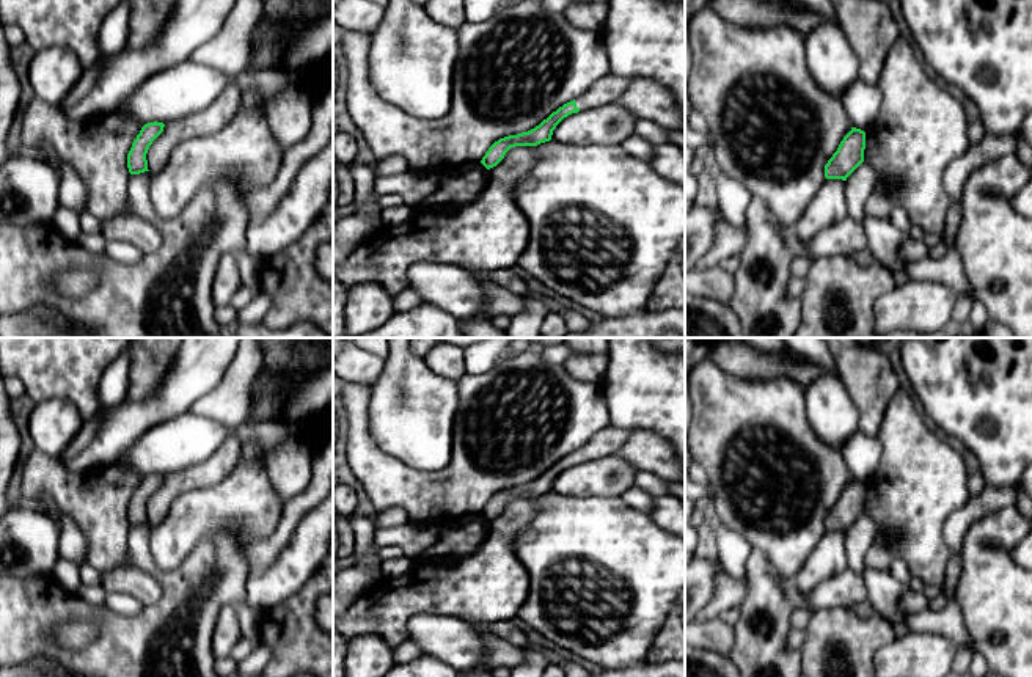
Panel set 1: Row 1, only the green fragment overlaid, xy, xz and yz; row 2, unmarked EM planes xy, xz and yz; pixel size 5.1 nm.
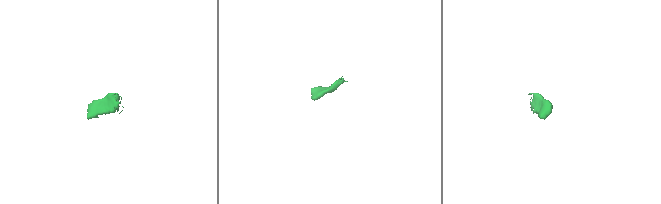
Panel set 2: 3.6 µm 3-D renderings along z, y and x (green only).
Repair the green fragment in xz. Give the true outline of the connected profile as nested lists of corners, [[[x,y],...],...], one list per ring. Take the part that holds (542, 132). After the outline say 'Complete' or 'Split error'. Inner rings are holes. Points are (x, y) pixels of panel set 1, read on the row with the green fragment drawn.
[[[614,74],[594,82],[586,93],[559,107],[534,129],[495,141],[482,157],[481,163],[490,170],[504,159],[511,148],[537,146],[540,143],[550,141],[553,130],[564,118],[572,113],[578,113],[580,110],[614,102],[627,90],[630,82],[631,79],[619,77]]]. Split error

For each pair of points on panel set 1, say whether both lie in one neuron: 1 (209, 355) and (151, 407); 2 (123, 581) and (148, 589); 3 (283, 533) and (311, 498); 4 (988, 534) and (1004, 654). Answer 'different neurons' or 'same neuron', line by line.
1: same neuron
2: same neuron
3: same neuron
4: same neuron

